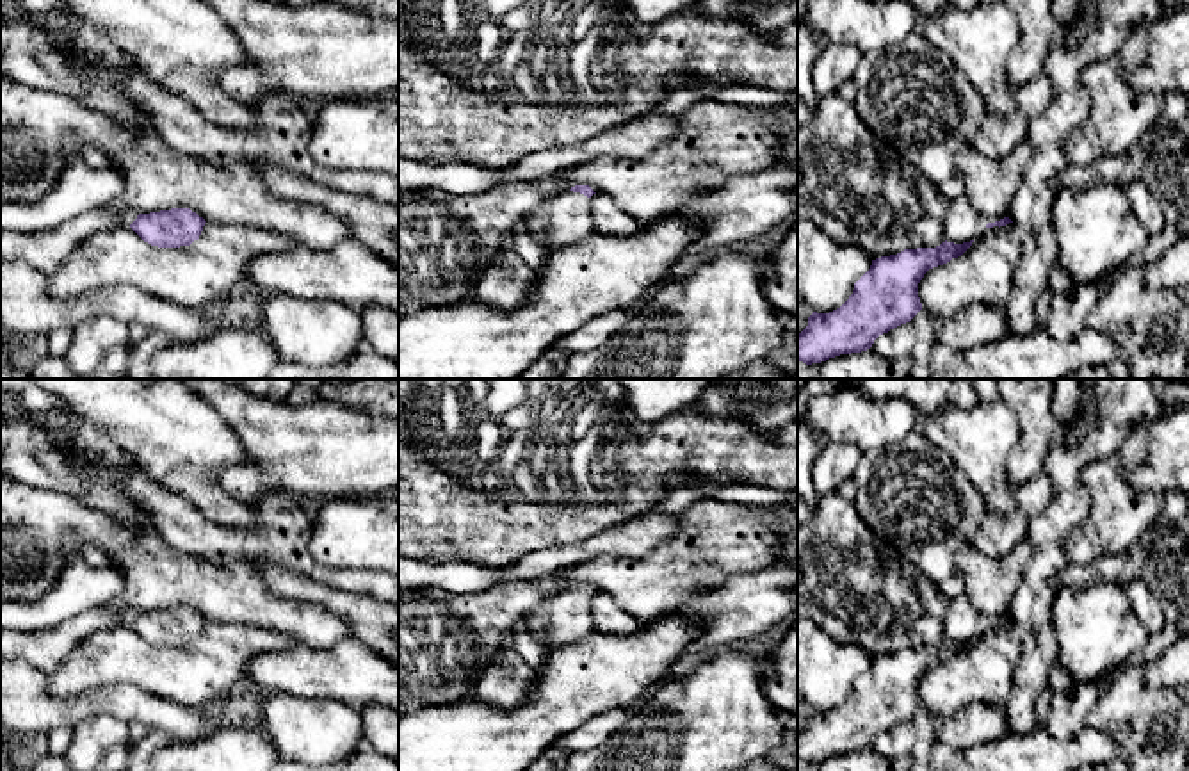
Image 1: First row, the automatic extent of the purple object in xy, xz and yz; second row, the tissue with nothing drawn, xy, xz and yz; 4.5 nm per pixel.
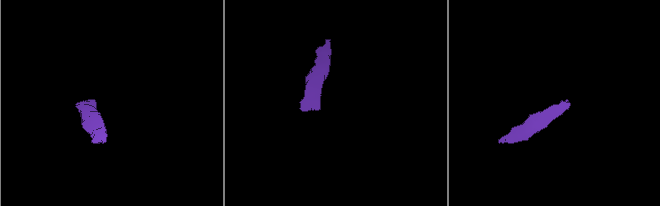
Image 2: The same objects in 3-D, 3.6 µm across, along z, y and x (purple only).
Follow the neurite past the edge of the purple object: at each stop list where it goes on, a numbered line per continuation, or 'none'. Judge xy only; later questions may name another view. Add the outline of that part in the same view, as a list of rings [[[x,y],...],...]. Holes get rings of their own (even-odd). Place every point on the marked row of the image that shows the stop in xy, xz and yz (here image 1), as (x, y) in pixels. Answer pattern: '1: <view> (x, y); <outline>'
none

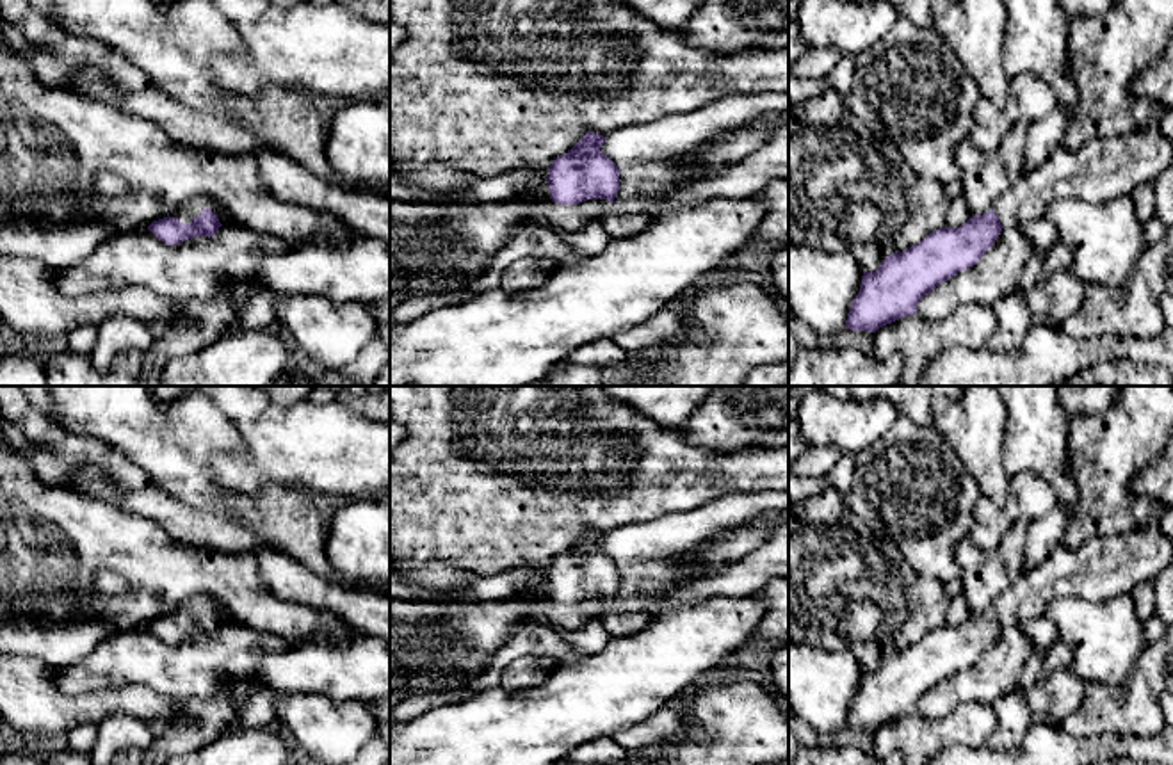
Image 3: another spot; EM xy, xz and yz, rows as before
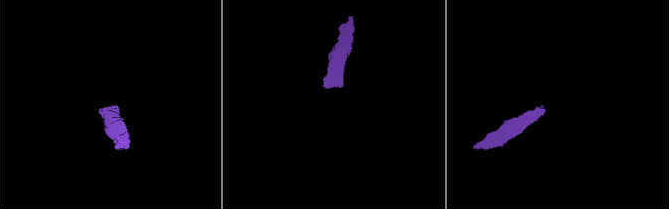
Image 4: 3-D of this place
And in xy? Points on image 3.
1: xy (191, 210); [[[201,199],[192,201],[192,203],[185,205],[185,206],[178,212],[176,219],[178,219],[180,222],[187,224],[187,222],[190,222],[194,217],[198,217],[205,208],[208,208],[205,201],[201,201]]]

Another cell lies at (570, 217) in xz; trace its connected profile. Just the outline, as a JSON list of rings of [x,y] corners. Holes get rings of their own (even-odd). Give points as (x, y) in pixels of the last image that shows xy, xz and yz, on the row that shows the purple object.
[[[536,180],[530,187],[516,192],[513,197],[530,201],[523,222],[539,222],[550,230],[580,231],[593,221],[602,221],[612,203],[605,199],[587,199],[577,205],[559,205],[550,199],[546,180]]]

